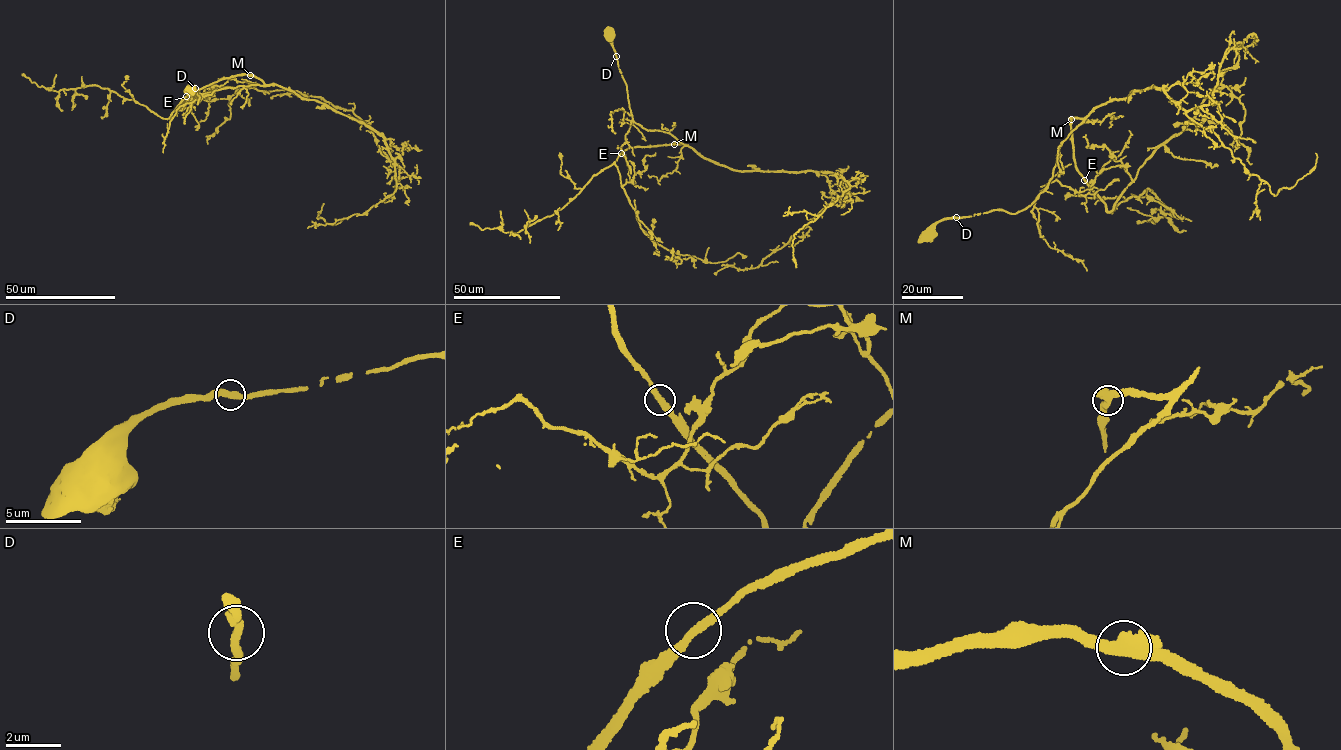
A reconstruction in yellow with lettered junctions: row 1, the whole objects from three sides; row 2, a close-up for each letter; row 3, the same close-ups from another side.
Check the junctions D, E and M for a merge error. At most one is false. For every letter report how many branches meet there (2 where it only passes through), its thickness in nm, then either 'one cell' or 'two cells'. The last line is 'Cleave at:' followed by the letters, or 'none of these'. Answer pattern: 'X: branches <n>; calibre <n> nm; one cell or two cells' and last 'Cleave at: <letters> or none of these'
D: branches 2; calibre 320 nm; one cell
E: branches 2; calibre 320 nm; one cell
M: branches 2; calibre 480 nm; one cell
Cleave at: none of these

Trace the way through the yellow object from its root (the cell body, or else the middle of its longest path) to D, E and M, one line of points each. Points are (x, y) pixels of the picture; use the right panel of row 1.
D: (928, 233), (927, 230), (940, 221), (955, 217)
E: (928, 233), (948, 218), (1024, 210), (1048, 184), (1061, 143), (1082, 121), (1076, 117), (1071, 139), (1084, 180)
M: (928, 233), (929, 228), (948, 218), (1024, 210), (1046, 188), (1061, 143), (1083, 120), (1071, 119)

